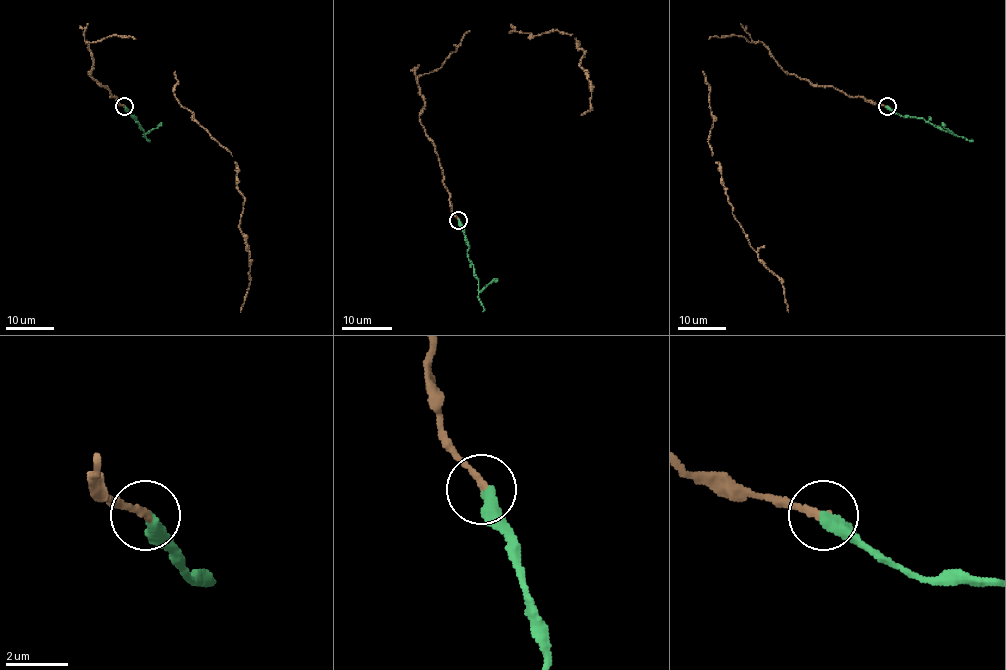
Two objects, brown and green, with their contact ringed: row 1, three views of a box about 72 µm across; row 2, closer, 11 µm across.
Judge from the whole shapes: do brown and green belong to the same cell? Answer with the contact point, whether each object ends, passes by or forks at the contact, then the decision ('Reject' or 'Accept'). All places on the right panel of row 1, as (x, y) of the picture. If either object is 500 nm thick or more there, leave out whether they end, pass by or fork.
Place: (887, 106). At the ring brown ends. At the ring green ends. Reject

